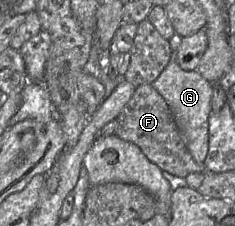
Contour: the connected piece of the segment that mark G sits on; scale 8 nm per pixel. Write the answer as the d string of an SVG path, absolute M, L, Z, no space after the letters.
M175 33L169 41L172 47L170 61L159 77L152 83L154 89L169 106L180 135L194 160L203 164L209 150L209 116L211 114L212 84L197 71L184 71L177 63L177 49L182 37Z

